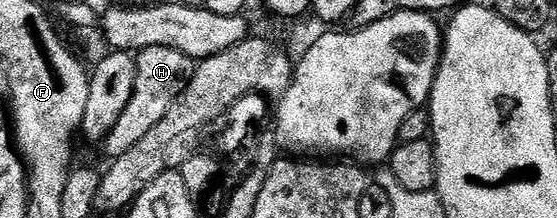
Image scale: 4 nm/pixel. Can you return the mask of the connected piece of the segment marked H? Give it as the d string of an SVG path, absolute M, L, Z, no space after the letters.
M148 47L136 52L137 76L135 77L134 95L127 109L119 117L115 127L111 129L103 142L103 148L110 160L123 157L127 149L132 149L160 119L167 114L167 109L175 105L175 97L183 93L183 89L191 81L195 60L179 53L174 47Z

